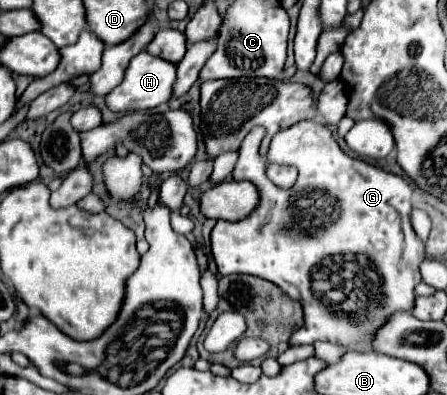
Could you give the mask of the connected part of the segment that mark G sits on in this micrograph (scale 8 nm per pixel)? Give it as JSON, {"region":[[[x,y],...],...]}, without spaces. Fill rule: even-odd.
{"region":[[[303,120],[303,122],[299,122],[299,124],[295,124],[295,126],[287,128],[287,130],[277,132],[277,134],[273,136],[273,140],[271,140],[271,148],[269,148],[269,154],[267,154],[267,156],[261,156],[261,154],[259,154],[259,144],[261,144],[261,138],[257,138],[257,128],[253,128],[253,130],[245,136],[245,140],[241,142],[239,158],[237,158],[237,164],[235,164],[235,170],[233,170],[233,180],[249,180],[249,182],[253,182],[253,184],[259,188],[261,202],[259,202],[257,210],[253,210],[253,212],[249,214],[249,218],[245,218],[245,220],[241,220],[241,222],[217,220],[217,224],[215,224],[213,230],[211,230],[211,254],[213,254],[213,260],[215,260],[215,264],[217,264],[219,276],[229,276],[229,274],[251,274],[251,276],[261,276],[261,278],[271,280],[273,284],[277,284],[287,296],[299,300],[299,302],[303,304],[303,310],[305,310],[305,326],[291,334],[291,338],[289,338],[289,344],[291,344],[291,346],[315,344],[315,342],[319,342],[319,340],[329,340],[329,342],[343,344],[343,346],[351,346],[353,342],[365,342],[365,340],[369,340],[369,336],[373,334],[373,330],[377,330],[377,328],[381,326],[381,322],[385,322],[385,318],[387,318],[389,314],[393,314],[393,312],[397,312],[397,310],[413,310],[413,290],[415,290],[415,286],[421,282],[419,264],[425,260],[425,246],[423,246],[423,242],[417,238],[417,234],[415,234],[415,230],[411,228],[411,222],[409,222],[411,194],[413,194],[413,188],[411,188],[409,180],[403,178],[403,176],[385,172],[385,170],[381,170],[381,168],[377,168],[377,166],[373,166],[373,164],[367,164],[367,162],[359,160],[359,158],[351,158],[349,154],[345,154],[345,152],[339,148],[339,144],[335,142],[331,130],[329,130],[325,124],[311,122],[311,120]],[[267,162],[277,162],[277,164],[291,164],[291,166],[295,166],[295,168],[299,170],[299,178],[297,178],[295,186],[293,186],[291,190],[281,190],[281,188],[277,188],[277,186],[267,178],[267,174],[265,174]],[[335,202],[337,202],[337,222],[333,222],[333,226],[321,226],[321,224],[327,220],[327,214],[335,214]],[[309,212],[311,212],[311,228],[315,228],[315,230],[309,230],[309,228],[303,226],[303,218],[305,218],[305,214],[309,216]],[[379,288],[381,288],[381,302],[377,302],[377,306],[369,306],[369,310],[365,310],[367,304],[369,304],[371,300],[377,300]],[[313,294],[315,294],[325,306],[329,306],[333,312],[345,312],[345,314],[349,314],[349,318],[357,318],[357,316],[361,316],[361,314],[363,314],[363,316],[357,318],[357,322],[349,322],[349,318],[345,318],[345,314],[333,314],[331,310],[325,310],[325,306],[321,306],[321,302],[317,302],[317,298],[313,298]]]}

